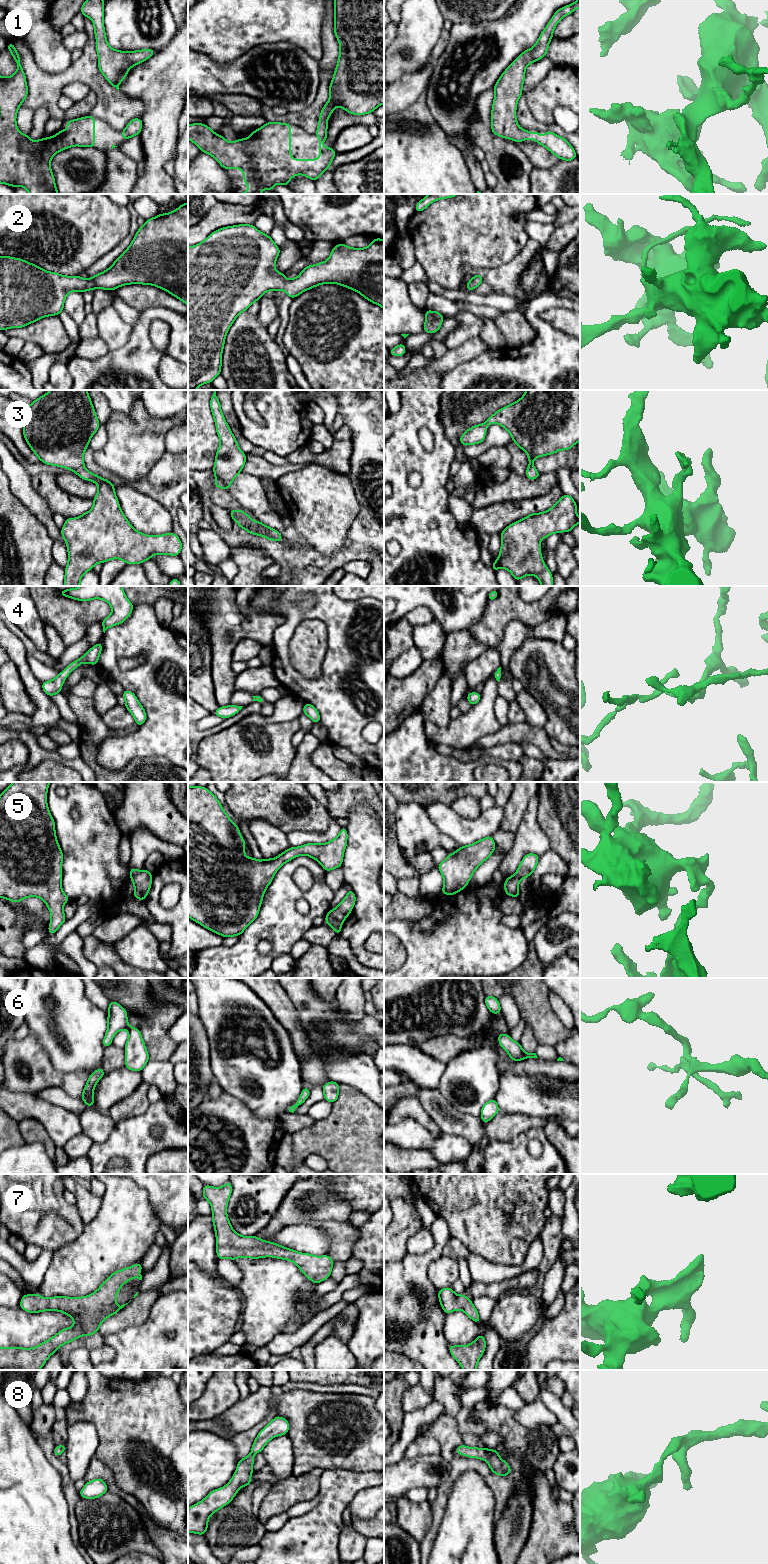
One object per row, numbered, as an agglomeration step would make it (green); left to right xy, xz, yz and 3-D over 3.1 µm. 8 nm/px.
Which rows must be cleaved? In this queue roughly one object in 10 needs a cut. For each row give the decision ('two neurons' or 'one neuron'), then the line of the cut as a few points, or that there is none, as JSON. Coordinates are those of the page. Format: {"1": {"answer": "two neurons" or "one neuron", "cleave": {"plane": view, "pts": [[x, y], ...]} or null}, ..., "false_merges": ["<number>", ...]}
{"1": {"answer": "one neuron", "cleave": null}, "2": {"answer": "one neuron", "cleave": null}, "3": {"answer": "one neuron", "cleave": null}, "4": {"answer": "one neuron", "cleave": null}, "5": {"answer": "two neurons", "cleave": {"plane": "xz", "pts": [[328, 913], [342, 922]]}}, "6": {"answer": "one neuron", "cleave": null}, "7": {"answer": "one neuron", "cleave": null}, "8": {"answer": "one neuron", "cleave": null}, "false_merges": ["5"]}

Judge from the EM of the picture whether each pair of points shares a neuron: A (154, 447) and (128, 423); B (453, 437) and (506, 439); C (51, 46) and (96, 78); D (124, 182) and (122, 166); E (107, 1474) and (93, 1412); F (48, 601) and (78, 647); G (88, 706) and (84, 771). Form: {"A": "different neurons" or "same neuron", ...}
{"A": "same neuron", "B": "different neurons", "C": "different neurons", "D": "same neuron", "E": "different neurons", "F": "different neurons", "G": "different neurons"}

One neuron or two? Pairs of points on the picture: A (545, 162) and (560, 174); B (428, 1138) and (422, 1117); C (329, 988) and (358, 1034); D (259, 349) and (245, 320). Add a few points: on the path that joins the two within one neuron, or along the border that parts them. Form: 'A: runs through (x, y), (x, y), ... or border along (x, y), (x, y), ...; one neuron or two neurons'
A: border along (560, 159), (548, 168), (533, 166); two neurons
B: border along (403, 1119), (413, 1117), (430, 1131), (442, 1133); two neurons
C: border along (312, 988), (327, 1000), (334, 998); two neurons
D: runs through (254, 342), (247, 335), (245, 327); one neuron

